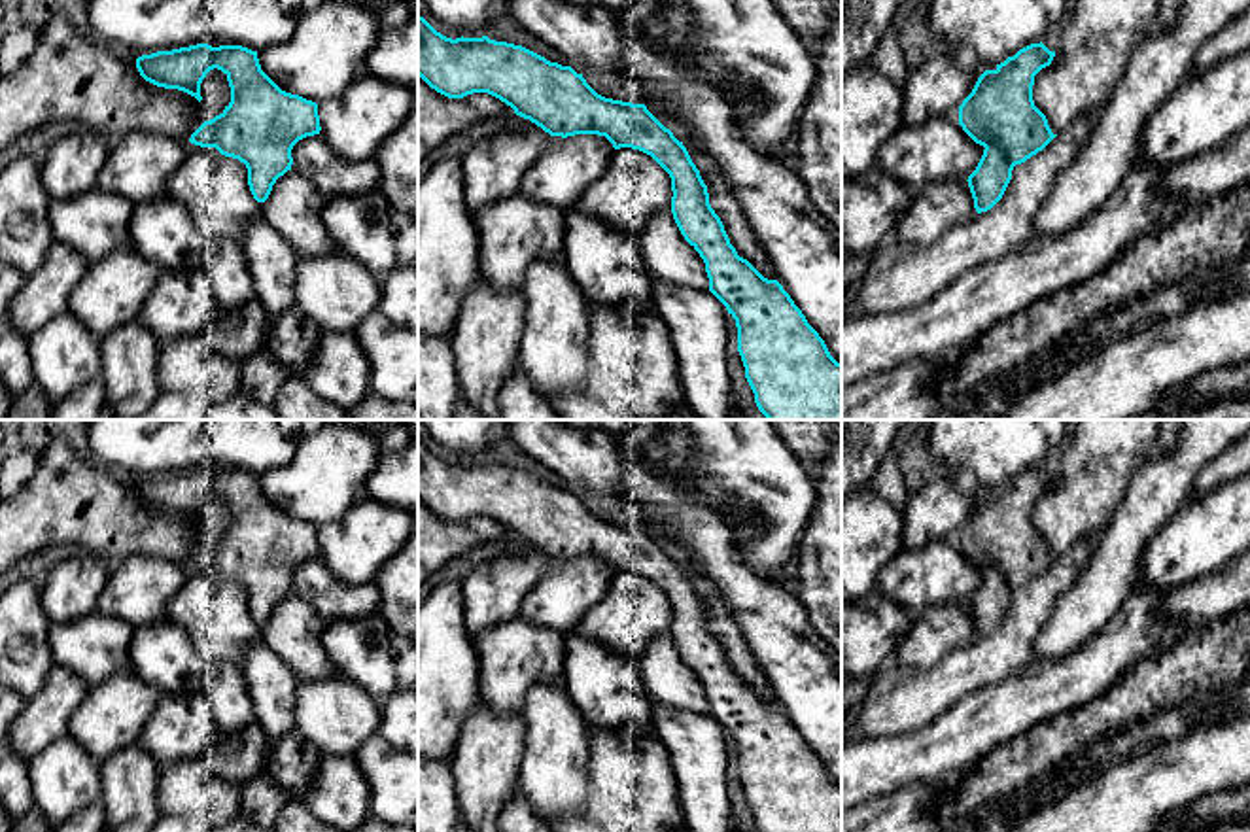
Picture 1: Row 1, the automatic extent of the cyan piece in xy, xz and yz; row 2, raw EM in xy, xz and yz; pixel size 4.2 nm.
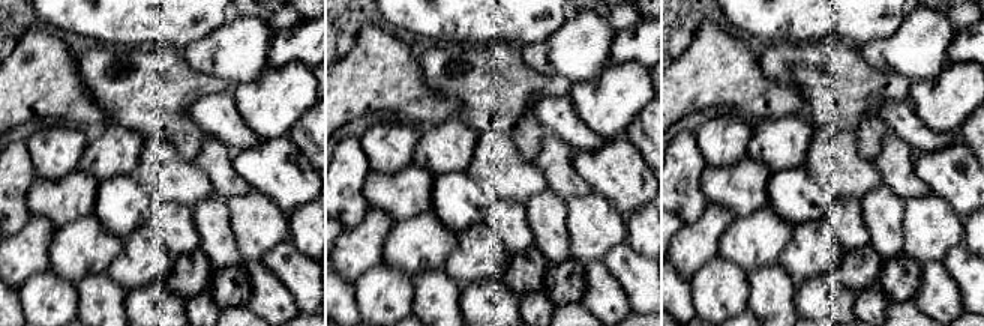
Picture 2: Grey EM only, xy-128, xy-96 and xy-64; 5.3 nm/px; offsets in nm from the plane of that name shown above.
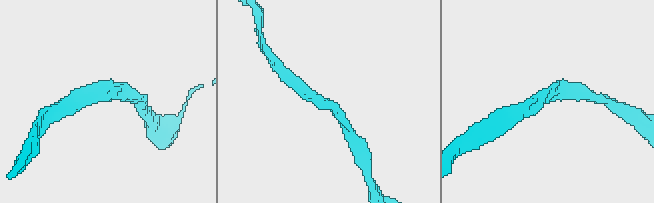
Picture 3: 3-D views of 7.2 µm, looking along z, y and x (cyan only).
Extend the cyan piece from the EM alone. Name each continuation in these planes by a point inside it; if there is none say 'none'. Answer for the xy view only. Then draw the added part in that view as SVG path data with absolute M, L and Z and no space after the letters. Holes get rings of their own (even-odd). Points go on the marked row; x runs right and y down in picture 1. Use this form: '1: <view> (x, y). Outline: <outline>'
none

